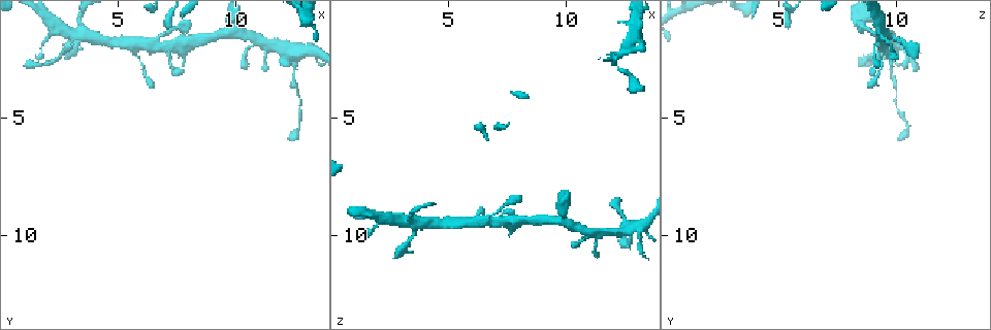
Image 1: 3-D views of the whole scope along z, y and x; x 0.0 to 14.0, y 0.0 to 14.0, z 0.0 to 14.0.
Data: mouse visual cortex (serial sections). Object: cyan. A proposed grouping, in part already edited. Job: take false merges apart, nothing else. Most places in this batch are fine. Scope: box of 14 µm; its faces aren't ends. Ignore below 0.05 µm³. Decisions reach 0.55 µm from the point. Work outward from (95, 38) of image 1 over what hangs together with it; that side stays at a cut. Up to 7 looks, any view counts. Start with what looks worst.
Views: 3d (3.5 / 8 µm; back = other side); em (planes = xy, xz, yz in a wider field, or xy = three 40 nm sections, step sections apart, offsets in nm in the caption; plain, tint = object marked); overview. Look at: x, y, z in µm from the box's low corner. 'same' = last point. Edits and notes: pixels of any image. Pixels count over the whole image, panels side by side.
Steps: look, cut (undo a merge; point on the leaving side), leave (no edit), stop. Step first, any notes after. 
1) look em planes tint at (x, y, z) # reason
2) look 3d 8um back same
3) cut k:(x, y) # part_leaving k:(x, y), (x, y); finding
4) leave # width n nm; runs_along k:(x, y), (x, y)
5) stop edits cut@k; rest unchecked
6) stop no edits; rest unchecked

look 3d 3.5um back at (3.1, 1.9, 9.2) # side arm on a straight run

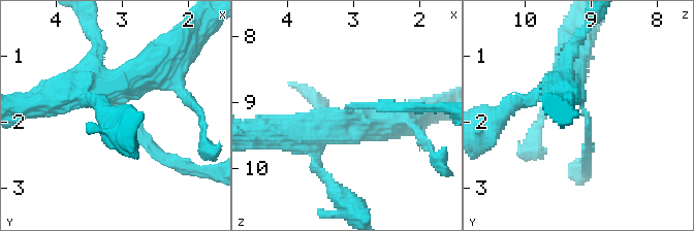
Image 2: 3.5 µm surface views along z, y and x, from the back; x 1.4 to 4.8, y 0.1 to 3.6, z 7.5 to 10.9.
look em xy step 1 tint at (3.05, 1.85, 9.15)

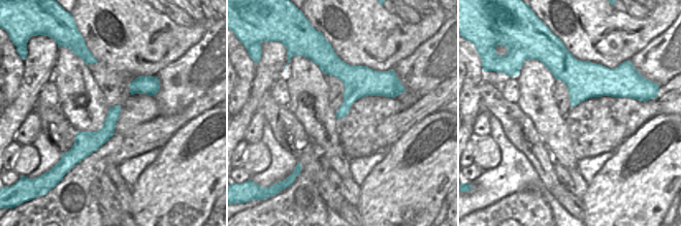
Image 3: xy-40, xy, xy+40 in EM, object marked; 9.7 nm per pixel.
leave # runs_along 2:(68, 93), (102, 87), (163, 156); continuous, no second cell

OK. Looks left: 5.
look 3d 3.5um at (6.5, 1.9, 9.4) # a fork

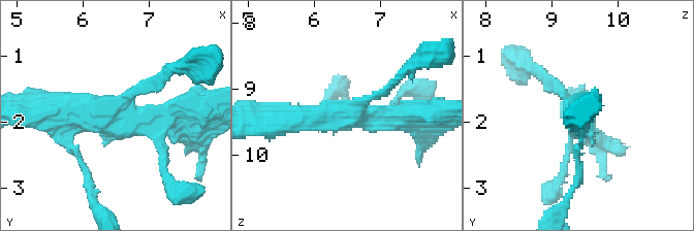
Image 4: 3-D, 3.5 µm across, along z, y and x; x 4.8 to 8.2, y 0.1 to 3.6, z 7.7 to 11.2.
look em xy step 5 tint at (6.60, 1.90, 9.45) # arms 3; arm_widths 150, 350, 400 nm; shape alone is not enough

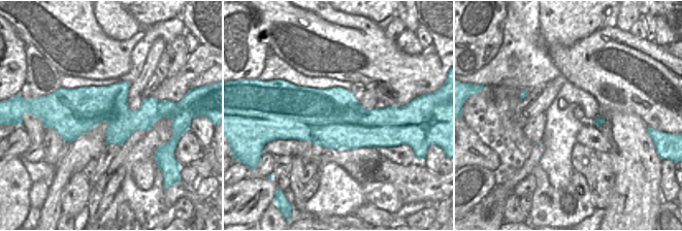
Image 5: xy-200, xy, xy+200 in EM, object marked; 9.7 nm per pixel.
leave # runs_along 4:(283, 119), (327, 113), (419, 113); continuous, no second cell

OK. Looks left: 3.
look 3d 3.5um at (12.5, 3.0, 9.8) # thin neck

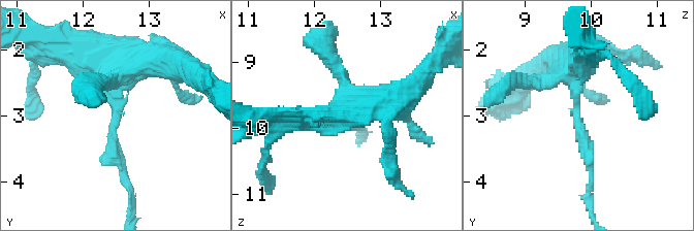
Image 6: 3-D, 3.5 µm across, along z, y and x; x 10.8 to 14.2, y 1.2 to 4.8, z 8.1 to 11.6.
look em xy step 2 tint at (12.45, 3.10, 9.80) # arm_widths 150, 300 nm

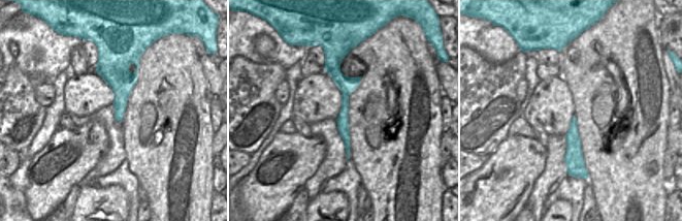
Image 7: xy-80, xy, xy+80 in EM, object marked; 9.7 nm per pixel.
cut 6:(105, 161) # a second cell is stuck on

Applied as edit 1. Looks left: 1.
stop edits cut@6; rest unchecked

